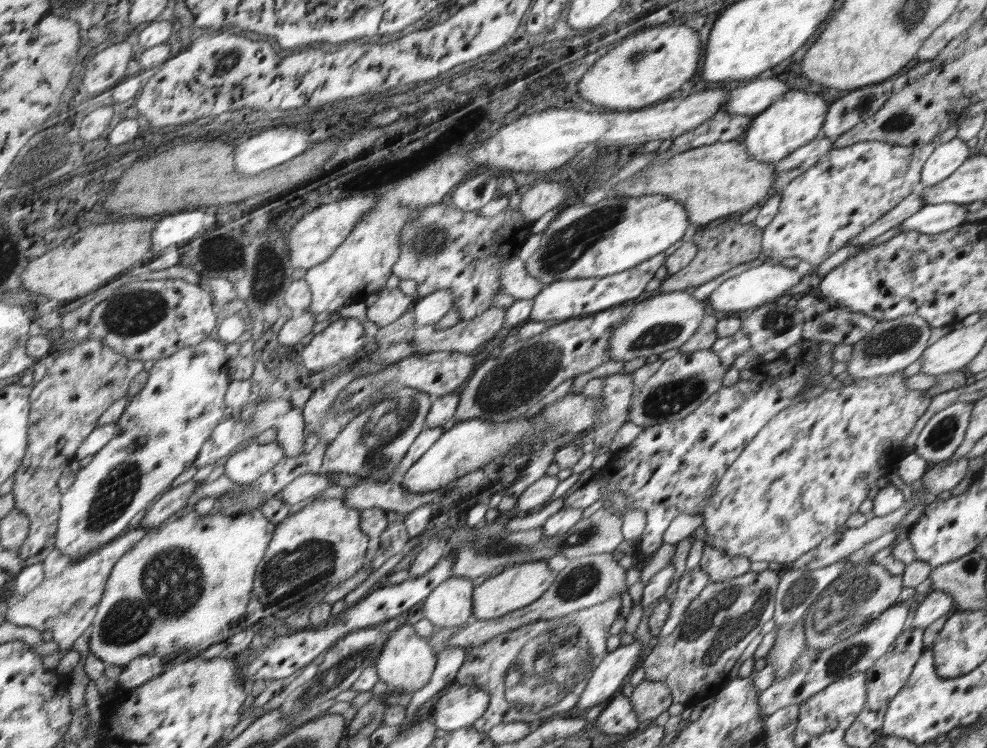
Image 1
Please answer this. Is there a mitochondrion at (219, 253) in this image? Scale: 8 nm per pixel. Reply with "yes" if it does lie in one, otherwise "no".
yes

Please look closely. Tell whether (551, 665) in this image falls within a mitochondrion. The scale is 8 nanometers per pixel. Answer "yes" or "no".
yes

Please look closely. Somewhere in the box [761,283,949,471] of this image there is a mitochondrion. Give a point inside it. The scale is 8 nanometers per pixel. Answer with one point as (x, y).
(887, 343)

